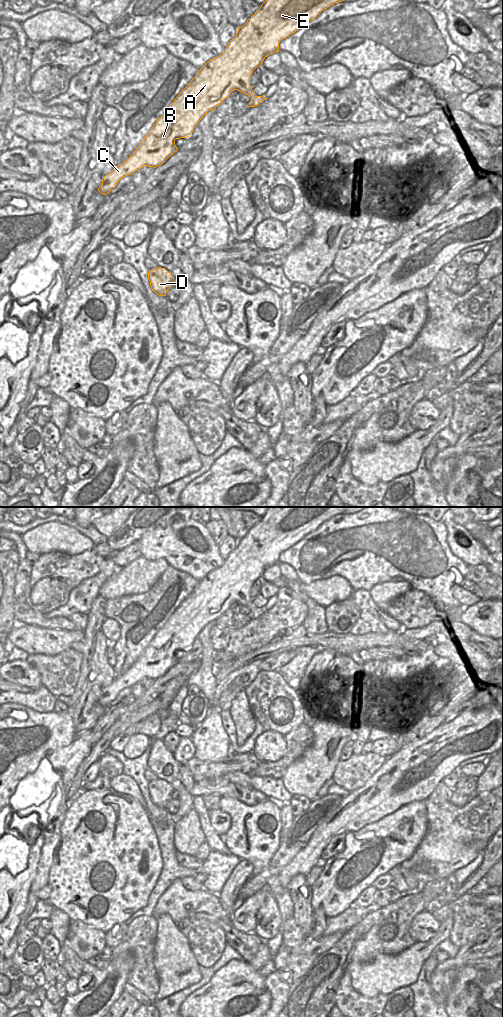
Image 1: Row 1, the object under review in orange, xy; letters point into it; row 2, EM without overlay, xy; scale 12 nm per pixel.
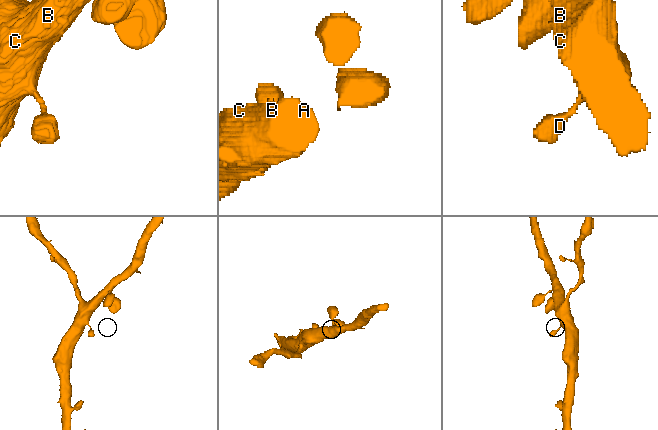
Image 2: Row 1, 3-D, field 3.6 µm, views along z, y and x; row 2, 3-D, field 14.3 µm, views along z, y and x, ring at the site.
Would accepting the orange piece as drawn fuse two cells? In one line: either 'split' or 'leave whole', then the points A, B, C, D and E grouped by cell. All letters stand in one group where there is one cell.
leave whole; groups A B C D E

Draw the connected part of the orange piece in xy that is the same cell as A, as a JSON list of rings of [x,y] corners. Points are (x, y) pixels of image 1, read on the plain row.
[[[269,507],[259,522],[256,523],[243,538],[238,540],[235,550],[231,552],[225,560],[225,563],[221,567],[210,571],[198,583],[188,598],[179,605],[130,669],[121,677],[115,678],[109,686],[103,689],[102,697],[98,700],[98,703],[103,707],[107,707],[116,699],[119,692],[123,689],[133,686],[144,678],[155,680],[163,676],[171,667],[178,663],[175,652],[189,649],[203,628],[206,627],[208,623],[215,622],[224,611],[230,608],[232,603],[237,602],[248,607],[251,610],[249,614],[250,619],[255,619],[268,611],[265,610],[264,607],[256,608],[254,606],[250,597],[250,589],[253,583],[262,577],[268,567],[279,563],[279,555],[281,552],[298,543],[307,534],[315,531],[323,522],[331,517],[344,513],[346,508],[347,507]]]

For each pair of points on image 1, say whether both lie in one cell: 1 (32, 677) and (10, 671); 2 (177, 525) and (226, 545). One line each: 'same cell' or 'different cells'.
1: same cell
2: different cells

